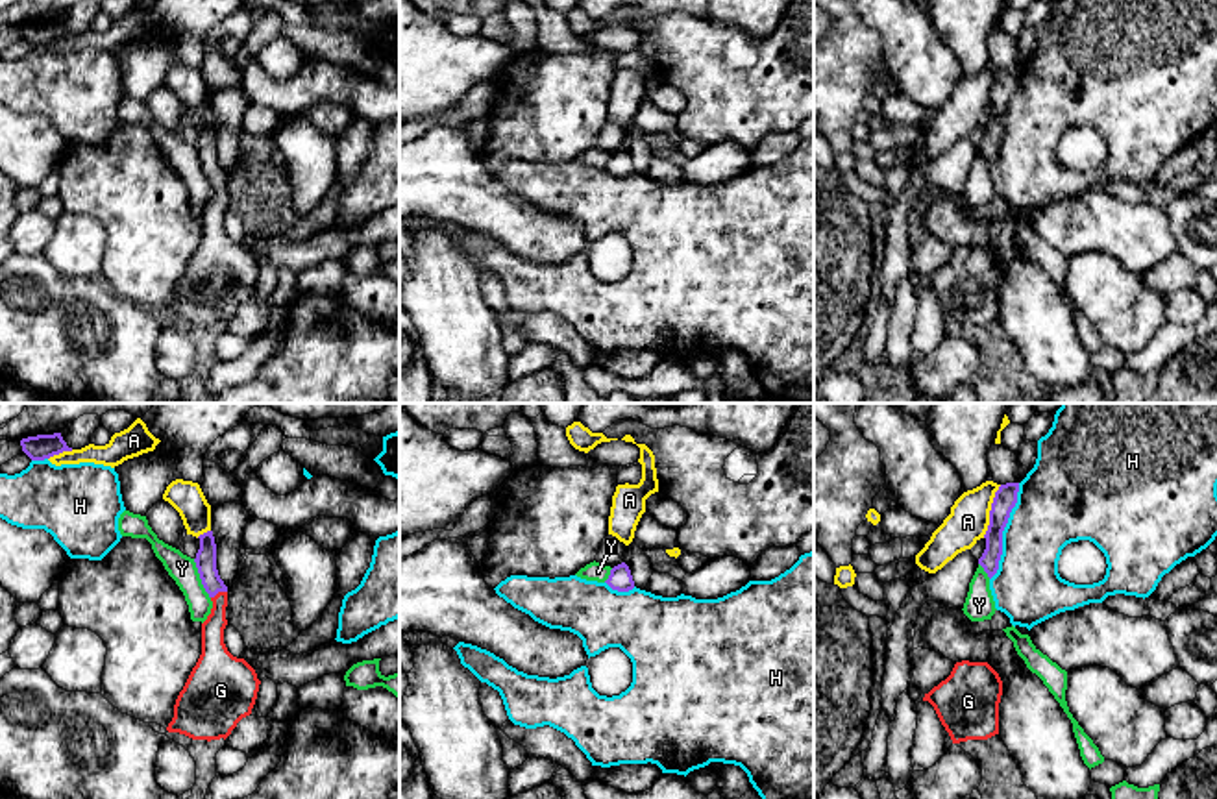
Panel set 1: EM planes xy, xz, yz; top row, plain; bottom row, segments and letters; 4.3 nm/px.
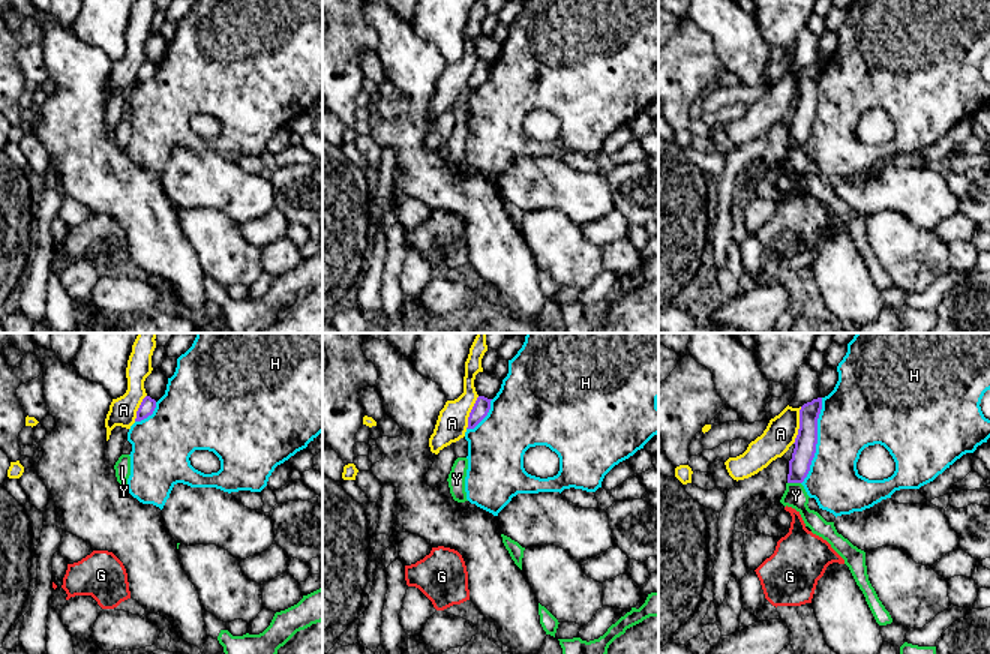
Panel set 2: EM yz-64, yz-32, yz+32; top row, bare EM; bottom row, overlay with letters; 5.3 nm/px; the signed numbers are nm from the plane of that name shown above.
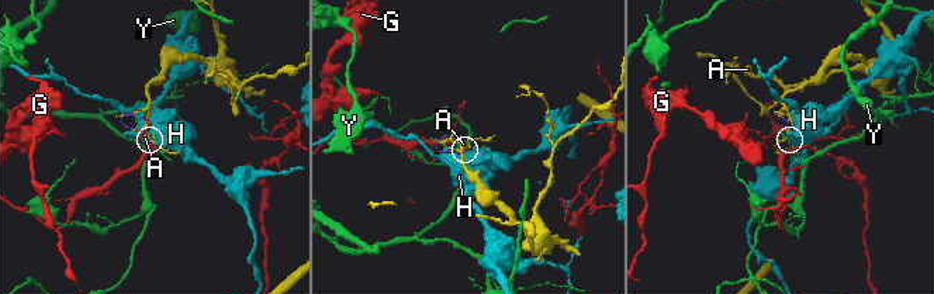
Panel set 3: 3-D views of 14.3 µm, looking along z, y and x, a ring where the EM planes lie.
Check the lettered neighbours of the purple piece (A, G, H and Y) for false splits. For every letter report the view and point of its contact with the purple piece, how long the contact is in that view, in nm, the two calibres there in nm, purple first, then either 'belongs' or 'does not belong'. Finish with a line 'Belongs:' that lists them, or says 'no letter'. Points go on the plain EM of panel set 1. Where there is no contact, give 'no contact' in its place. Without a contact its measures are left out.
A: contact yz (990, 97); length 240 nm; calibres 100 and 180 nm; does not belong
G: contact xy (219, 176); length 80 nm; calibres 100 and 110 nm; belongs
H: contact yz (1003, 115); length 440 nm; calibres 100 and 340 nm; does not belong
Y: contact xy (200, 163); length 190 nm; calibres 100 and 120 nm; does not belong
Belongs: G

